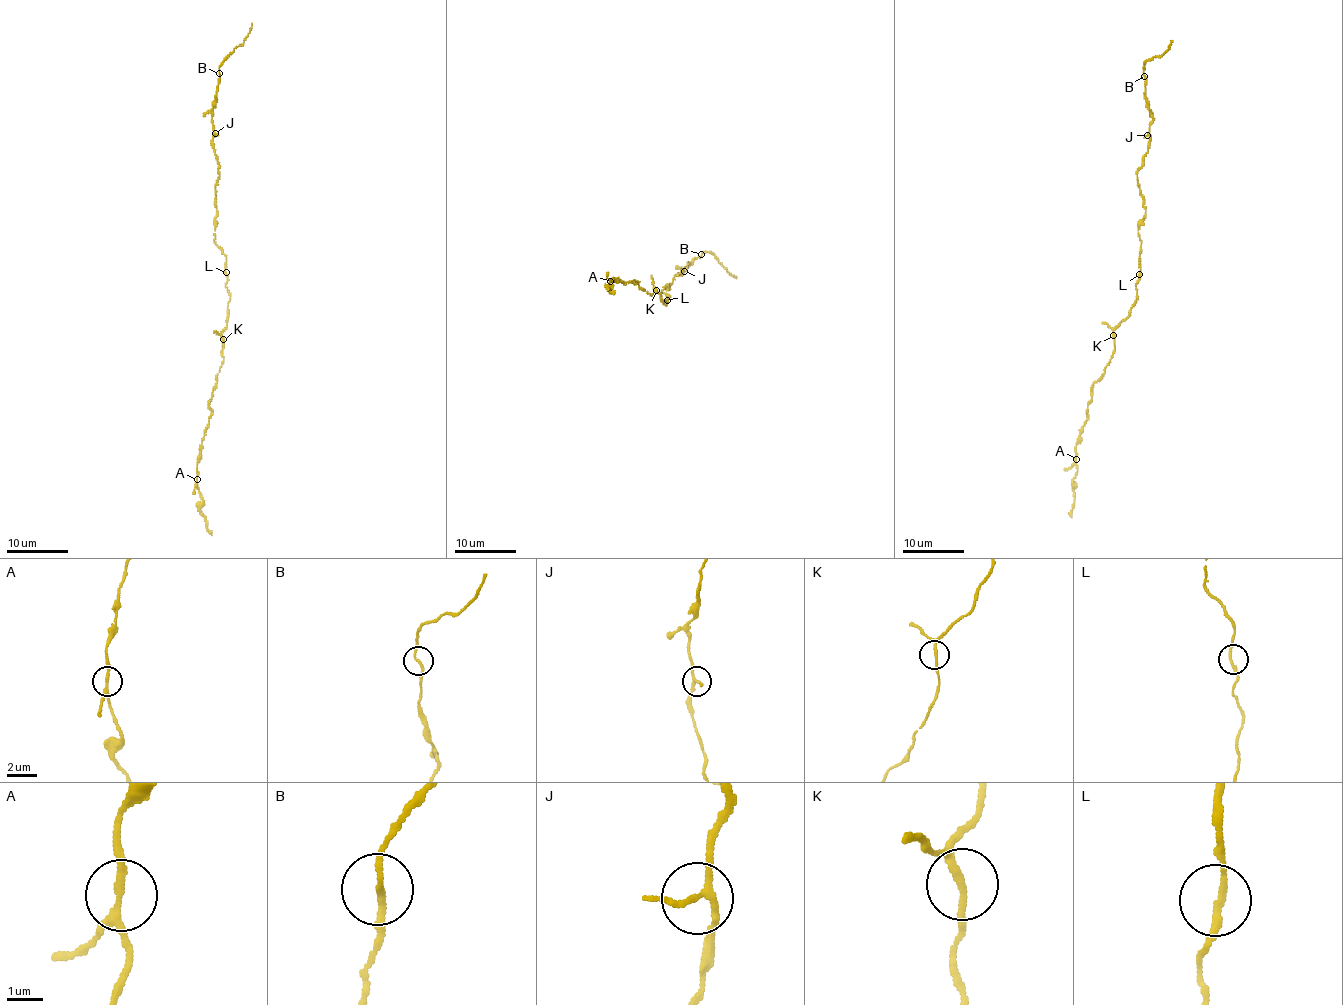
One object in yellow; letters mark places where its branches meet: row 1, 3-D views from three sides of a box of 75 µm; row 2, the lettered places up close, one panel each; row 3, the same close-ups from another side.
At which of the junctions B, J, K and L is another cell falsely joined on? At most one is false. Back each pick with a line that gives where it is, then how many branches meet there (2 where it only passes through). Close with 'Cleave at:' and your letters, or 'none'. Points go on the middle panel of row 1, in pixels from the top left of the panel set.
Cleave at: none

